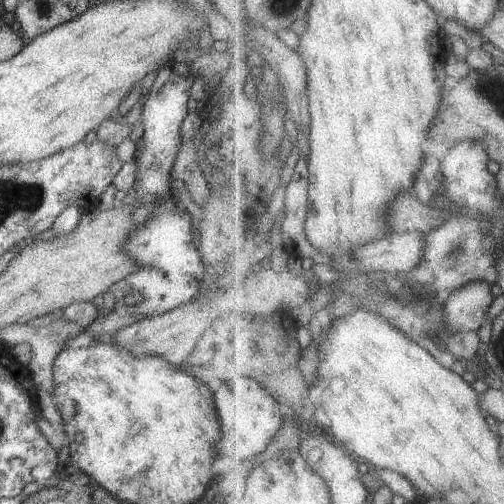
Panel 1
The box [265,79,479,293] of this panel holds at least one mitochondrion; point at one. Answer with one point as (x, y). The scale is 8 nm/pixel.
(454, 256)

